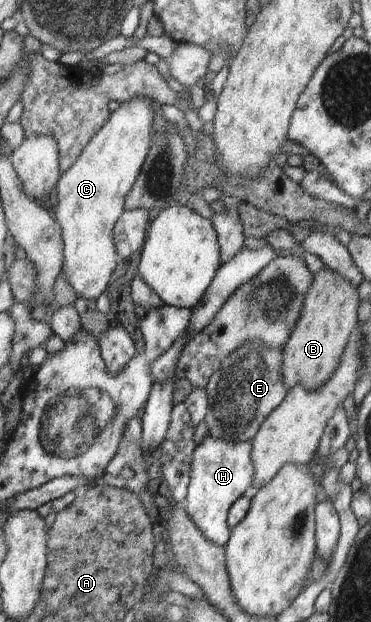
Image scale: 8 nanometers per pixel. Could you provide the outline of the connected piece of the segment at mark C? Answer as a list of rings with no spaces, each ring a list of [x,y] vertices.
[[[136,95],[133,98],[120,99],[119,108],[110,112],[103,128],[99,128],[99,132],[96,132],[83,148],[77,162],[67,172],[62,173],[56,184],[50,211],[63,236],[63,276],[76,296],[81,296],[87,301],[97,300],[106,291],[113,271],[117,268],[119,256],[113,244],[113,229],[115,222],[125,210],[125,198],[131,192],[143,162],[147,160],[154,135],[153,120],[155,111],[151,98]]]

